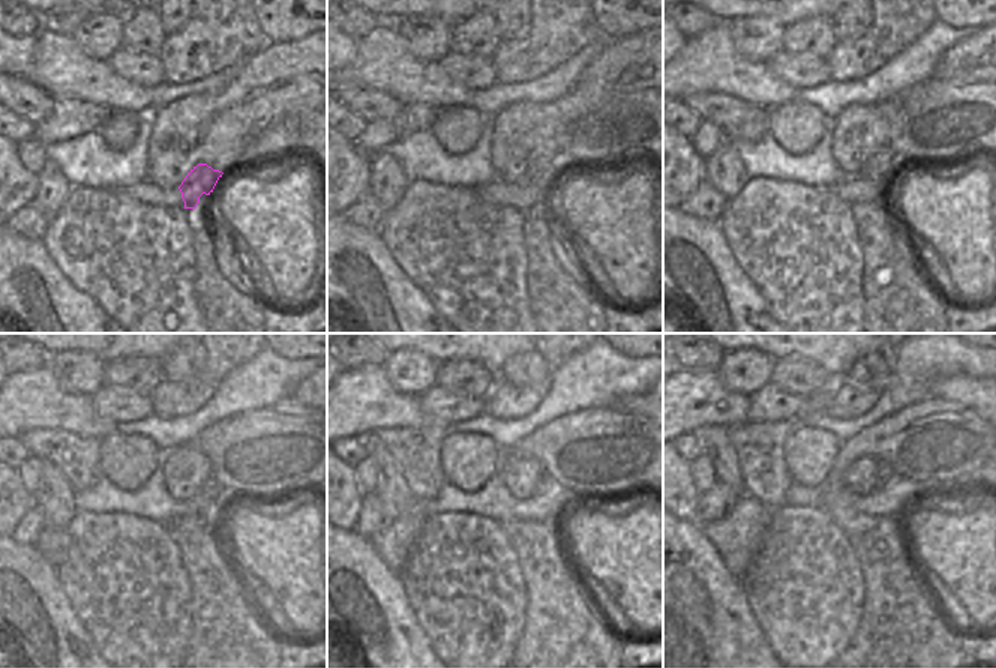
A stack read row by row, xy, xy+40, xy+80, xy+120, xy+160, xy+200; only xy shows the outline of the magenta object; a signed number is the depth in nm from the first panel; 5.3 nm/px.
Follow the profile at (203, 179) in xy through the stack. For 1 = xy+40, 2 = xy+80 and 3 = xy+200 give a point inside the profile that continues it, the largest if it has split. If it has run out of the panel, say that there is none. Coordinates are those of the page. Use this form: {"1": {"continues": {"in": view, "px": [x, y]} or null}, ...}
{"1": {"continues": {"in": "xy+40", "px": [542, 173]}}, "2": {"continues": {"in": "xy+80", "px": [881, 165]}}, "3": {"continues": {"in": "xy+200", "px": [884, 472]}}}

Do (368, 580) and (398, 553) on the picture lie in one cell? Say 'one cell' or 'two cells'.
two cells

